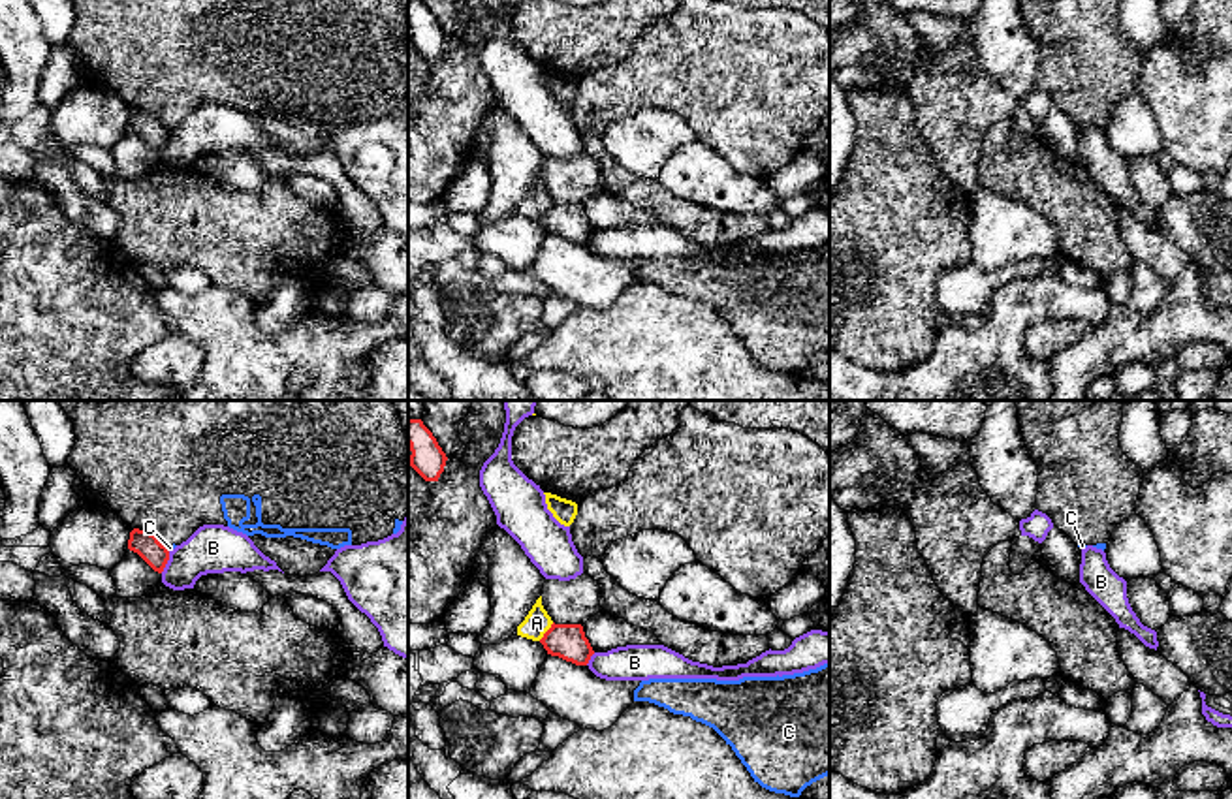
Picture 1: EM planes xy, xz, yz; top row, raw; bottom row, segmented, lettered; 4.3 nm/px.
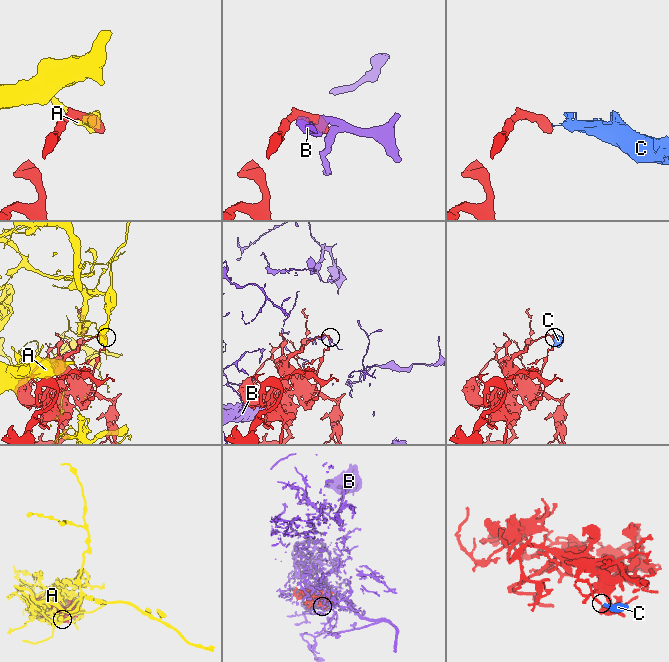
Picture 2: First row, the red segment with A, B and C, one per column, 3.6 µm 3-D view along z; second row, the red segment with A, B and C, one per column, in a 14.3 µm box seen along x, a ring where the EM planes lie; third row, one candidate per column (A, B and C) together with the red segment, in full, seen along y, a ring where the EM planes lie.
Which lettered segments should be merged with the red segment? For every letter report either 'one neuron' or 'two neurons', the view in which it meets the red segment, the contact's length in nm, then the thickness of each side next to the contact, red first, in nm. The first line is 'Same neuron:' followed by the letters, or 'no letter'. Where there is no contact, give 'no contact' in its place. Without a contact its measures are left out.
Same neuron: no letter
A: two neurons; meets red in xz; contact 100 nm long; 150 nm thick on the red side, 110 nm on the other
B: two neurons; meets red in xy; contact 100 nm long; 110 nm thick on the red side, 200 nm on the other
C: two neurons; meets red in xy; contact 40 nm long; 110 nm thick on the red side, 30 nm on the other

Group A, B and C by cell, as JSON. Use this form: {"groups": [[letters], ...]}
{"groups": [["A"], ["B"], ["C"]]}

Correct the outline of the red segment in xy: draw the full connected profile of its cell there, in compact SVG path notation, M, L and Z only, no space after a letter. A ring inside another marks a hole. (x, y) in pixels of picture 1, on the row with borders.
M134 528L130 532L128 549L137 553L158 573L164 572L169 560L167 547L162 545L158 538L147 530Z

